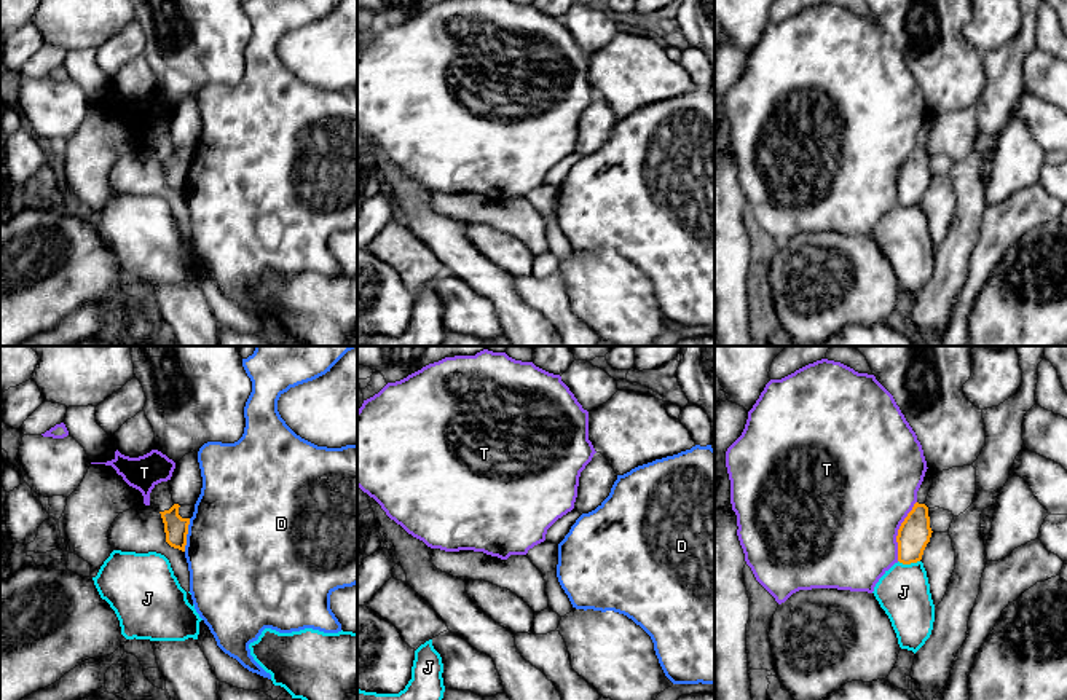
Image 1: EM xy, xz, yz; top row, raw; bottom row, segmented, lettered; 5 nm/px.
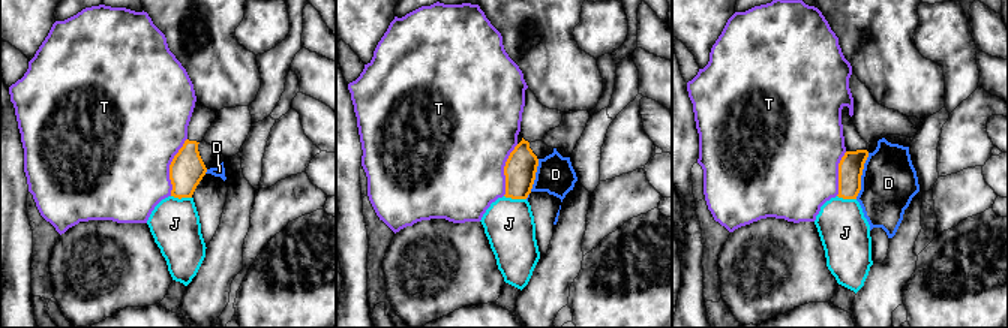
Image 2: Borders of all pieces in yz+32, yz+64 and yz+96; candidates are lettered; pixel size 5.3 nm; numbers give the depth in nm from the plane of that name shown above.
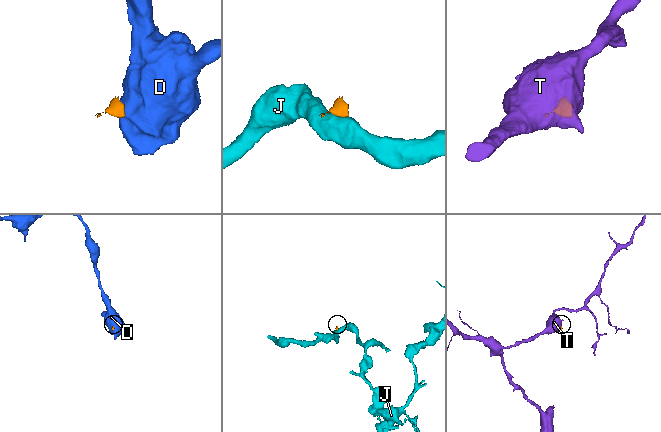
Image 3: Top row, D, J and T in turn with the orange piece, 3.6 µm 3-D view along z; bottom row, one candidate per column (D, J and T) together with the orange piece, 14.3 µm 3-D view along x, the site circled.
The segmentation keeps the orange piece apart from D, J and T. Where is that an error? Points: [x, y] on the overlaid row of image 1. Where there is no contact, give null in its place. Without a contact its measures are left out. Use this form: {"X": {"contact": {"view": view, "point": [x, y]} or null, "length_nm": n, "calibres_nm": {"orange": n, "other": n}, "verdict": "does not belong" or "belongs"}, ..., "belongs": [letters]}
{"D": {"contact": {"view": "xy", "point": [187, 533]}, "length_nm": 170, "calibres_nm": {"orange": 120, "other": 500}, "verdict": "does not belong"}, "J": {"contact": {"view": "yz", "point": [909, 563]}, "length_nm": 110, "calibres_nm": {"orange": 160, "other": 280}, "verdict": "does not belong"}, "T": {"contact": {"view": "yz", "point": [898, 531]}, "length_nm": 320, "calibres_nm": {"orange": 160, "other": 500}, "verdict": "does not belong"}, "belongs": []}

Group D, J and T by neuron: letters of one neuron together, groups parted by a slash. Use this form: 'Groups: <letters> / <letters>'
Groups: D / J / T

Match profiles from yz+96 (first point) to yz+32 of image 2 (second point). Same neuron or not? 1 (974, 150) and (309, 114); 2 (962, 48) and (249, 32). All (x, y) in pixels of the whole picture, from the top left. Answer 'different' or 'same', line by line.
1: different
2: same

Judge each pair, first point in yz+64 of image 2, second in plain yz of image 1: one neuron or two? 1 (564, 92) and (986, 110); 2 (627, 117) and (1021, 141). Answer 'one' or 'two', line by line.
1: two
2: one

